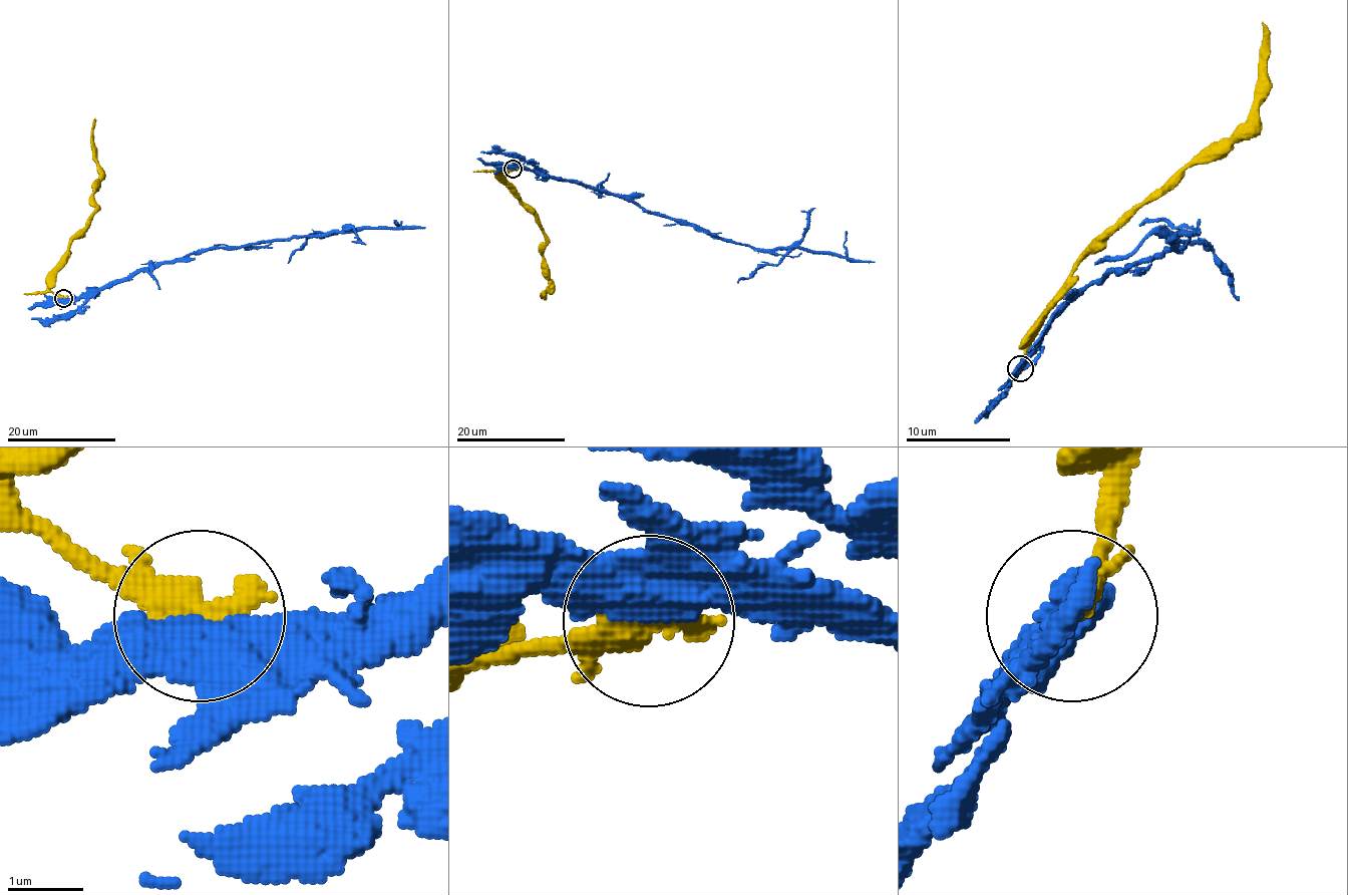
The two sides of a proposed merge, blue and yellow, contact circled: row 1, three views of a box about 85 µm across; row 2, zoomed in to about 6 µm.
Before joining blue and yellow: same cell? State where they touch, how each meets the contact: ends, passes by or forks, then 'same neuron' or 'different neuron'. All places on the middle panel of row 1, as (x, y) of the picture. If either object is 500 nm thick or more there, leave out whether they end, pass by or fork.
at (513, 169); blue passes by; yellow ends there; different neuron

